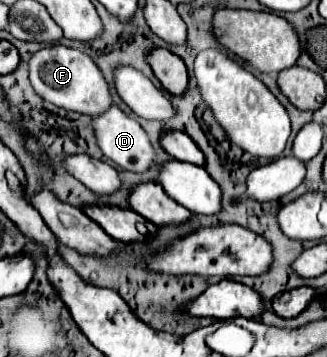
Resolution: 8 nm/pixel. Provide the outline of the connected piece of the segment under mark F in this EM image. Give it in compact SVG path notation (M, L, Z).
M53 44L35 52L29 60L29 80L33 90L41 98L65 110L97 116L113 104L109 96L109 86L105 78L101 76L101 70L95 66L95 62L87 54L75 48Z

